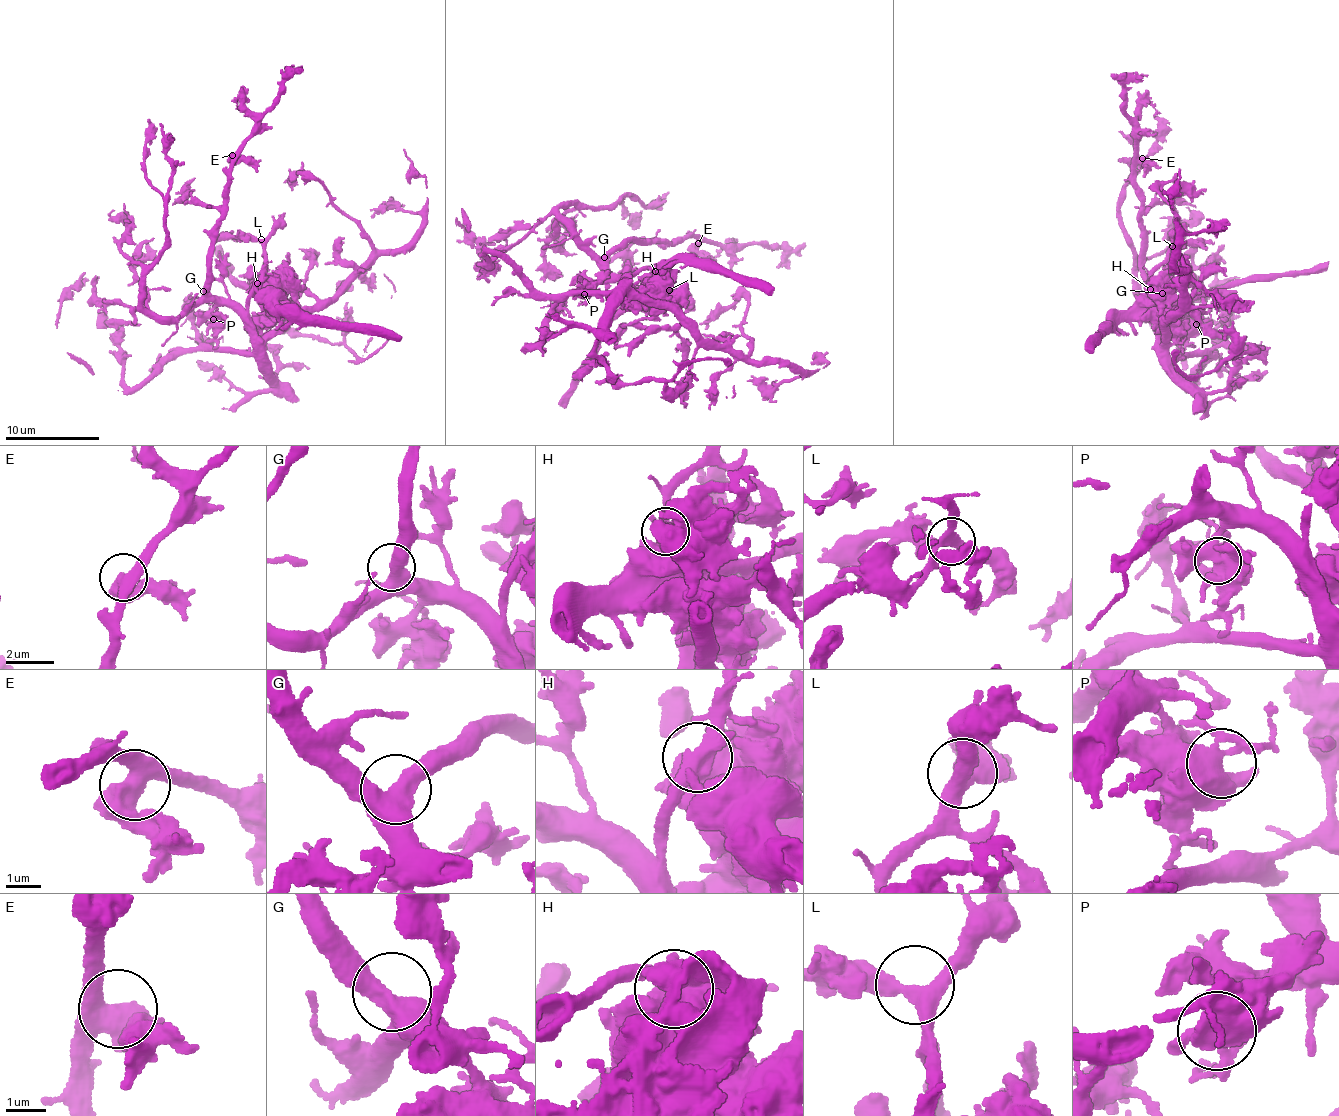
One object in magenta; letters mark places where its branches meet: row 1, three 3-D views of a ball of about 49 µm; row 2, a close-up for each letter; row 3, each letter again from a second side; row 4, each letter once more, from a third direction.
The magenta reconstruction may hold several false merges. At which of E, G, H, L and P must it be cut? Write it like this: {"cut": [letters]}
{"cut": ["H"]}

